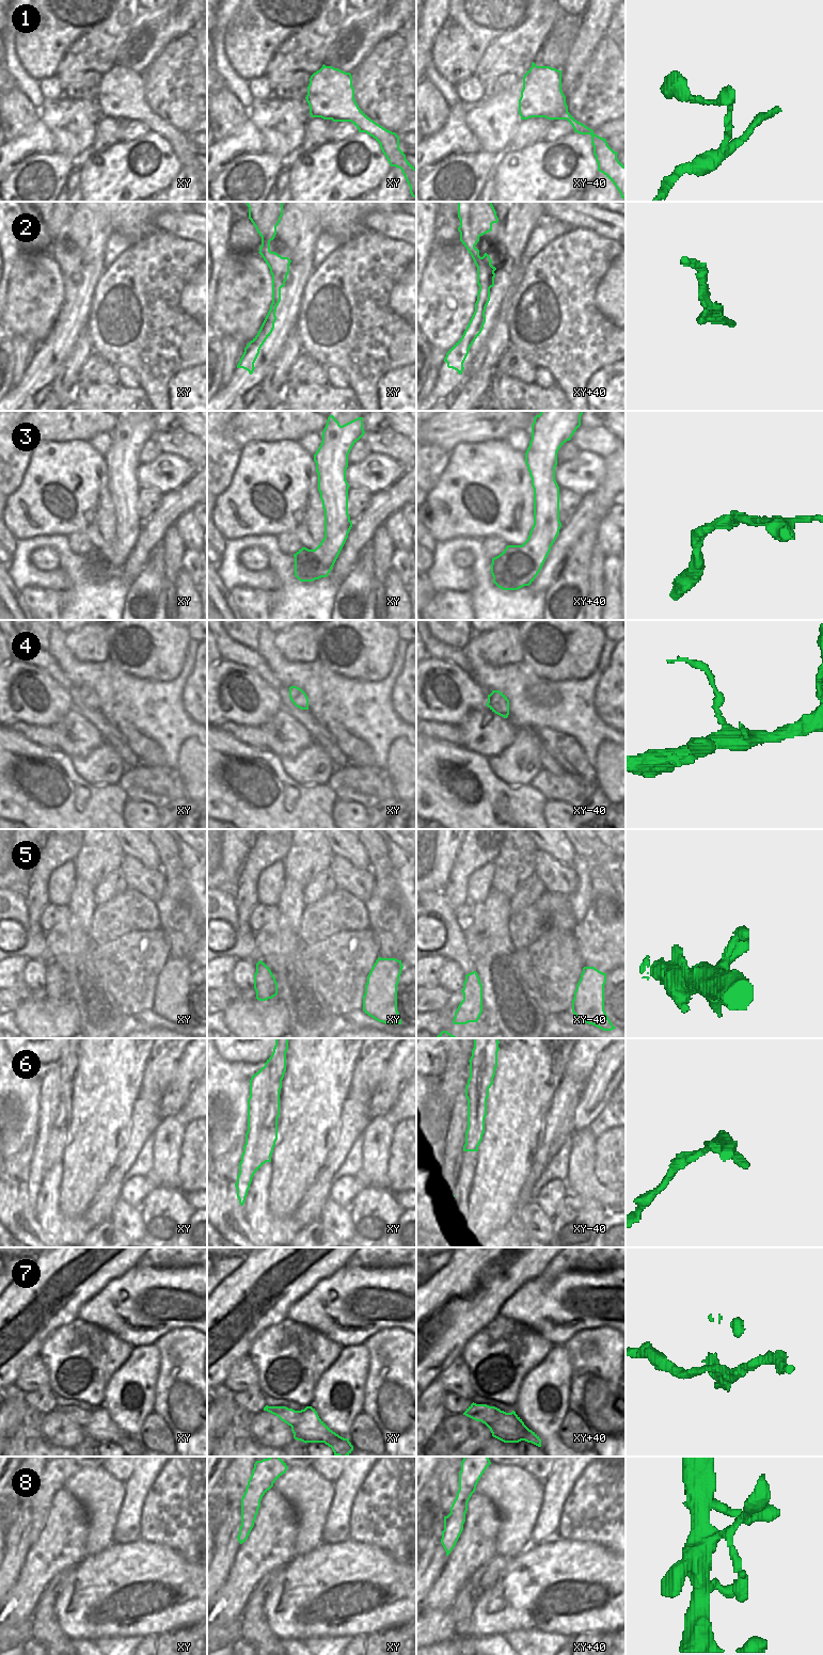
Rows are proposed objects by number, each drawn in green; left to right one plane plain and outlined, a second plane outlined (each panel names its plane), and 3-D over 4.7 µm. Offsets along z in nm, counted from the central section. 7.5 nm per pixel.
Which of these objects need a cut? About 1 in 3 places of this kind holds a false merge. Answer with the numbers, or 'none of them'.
3, 6, 7

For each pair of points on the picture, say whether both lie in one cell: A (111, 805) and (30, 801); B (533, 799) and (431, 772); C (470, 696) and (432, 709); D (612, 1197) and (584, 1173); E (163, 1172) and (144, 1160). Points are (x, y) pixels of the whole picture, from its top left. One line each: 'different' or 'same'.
A: same
B: same
C: same
D: same
E: different

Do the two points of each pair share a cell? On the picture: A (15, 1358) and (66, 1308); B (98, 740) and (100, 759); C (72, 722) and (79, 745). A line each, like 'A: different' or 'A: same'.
A: same
B: different
C: same

